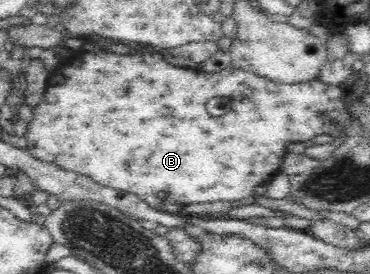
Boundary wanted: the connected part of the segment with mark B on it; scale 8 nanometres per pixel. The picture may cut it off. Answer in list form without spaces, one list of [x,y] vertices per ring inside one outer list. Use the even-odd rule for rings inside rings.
[[[78,50],[76,52],[70,52],[68,56],[62,60],[62,62],[59,62],[58,65],[52,70],[51,72],[52,76],[50,79],[48,79],[48,84],[46,86],[46,92],[44,92],[44,98],[42,98],[42,101],[37,105],[32,107],[32,122],[28,122],[27,124],[27,131],[24,137],[27,140],[27,147],[26,150],[29,151],[29,153],[33,156],[33,158],[36,158],[37,160],[40,160],[41,162],[46,162],[47,164],[54,164],[55,166],[58,166],[59,168],[62,168],[63,170],[66,170],[68,172],[74,172],[75,174],[82,174],[83,176],[86,176],[88,178],[92,178],[94,182],[97,182],[99,185],[102,186],[109,186],[111,189],[121,190],[122,192],[132,192],[132,194],[138,194],[138,198],[141,198],[144,200],[144,202],[147,202],[152,208],[158,209],[162,208],[165,203],[172,203],[176,204],[177,202],[182,203],[183,205],[188,204],[196,204],[199,202],[214,202],[217,200],[228,200],[228,202],[232,200],[240,200],[241,198],[246,198],[248,196],[253,196],[254,194],[254,188],[256,186],[265,185],[268,184],[272,179],[275,178],[275,175],[278,174],[278,171],[281,166],[281,159],[283,158],[284,154],[286,154],[286,144],[289,142],[306,142],[312,140],[314,136],[318,136],[318,134],[332,134],[332,136],[340,136],[340,128],[350,128],[350,124],[354,122],[354,120],[351,118],[351,114],[348,111],[347,104],[345,101],[345,90],[342,86],[339,85],[330,85],[323,83],[320,80],[313,80],[308,82],[299,82],[296,84],[284,84],[284,83],[278,83],[274,82],[271,79],[267,79],[264,77],[257,76],[253,73],[245,72],[244,70],[235,68],[235,67],[229,67],[225,70],[222,70],[218,73],[208,73],[202,71],[200,72],[200,69],[191,70],[190,68],[180,67],[180,66],[173,66],[171,62],[167,61],[160,52],[157,52],[156,54],[145,54],[142,52],[137,52],[135,54],[112,54],[112,52],[108,51],[101,51],[98,53],[92,53],[87,52],[83,50]],[[214,96],[232,96],[230,98],[230,112],[226,112],[224,116],[210,116],[208,112],[206,112],[206,102],[210,100],[210,98],[214,98]],[[158,192],[168,192],[168,198],[166,198],[166,202],[164,200],[158,200],[156,198],[156,194]]]

